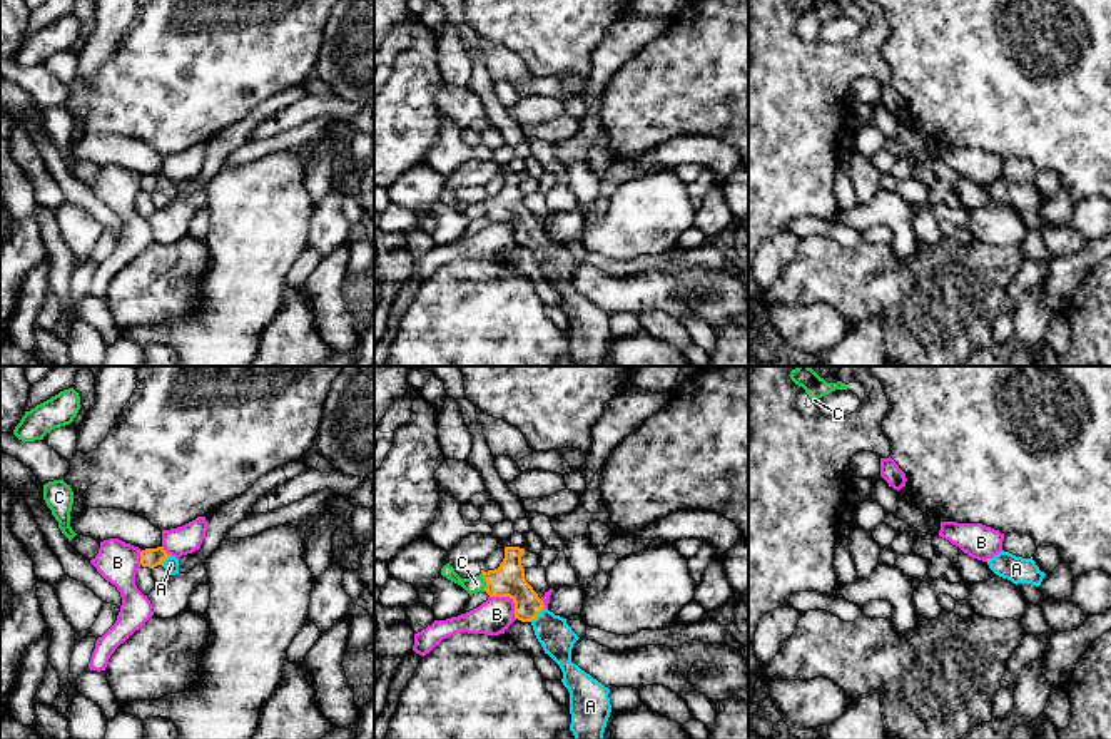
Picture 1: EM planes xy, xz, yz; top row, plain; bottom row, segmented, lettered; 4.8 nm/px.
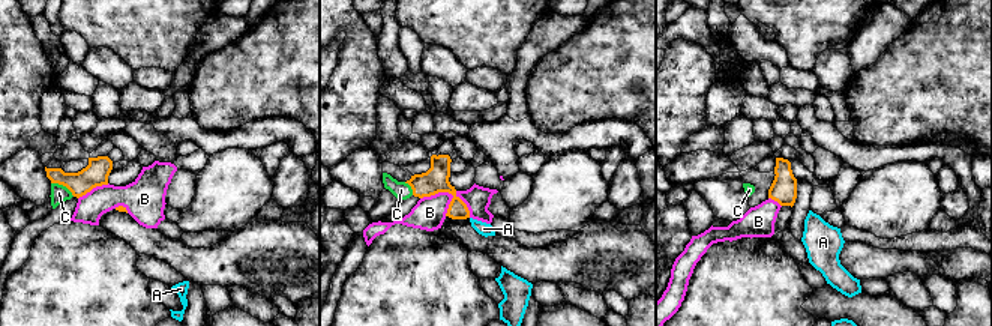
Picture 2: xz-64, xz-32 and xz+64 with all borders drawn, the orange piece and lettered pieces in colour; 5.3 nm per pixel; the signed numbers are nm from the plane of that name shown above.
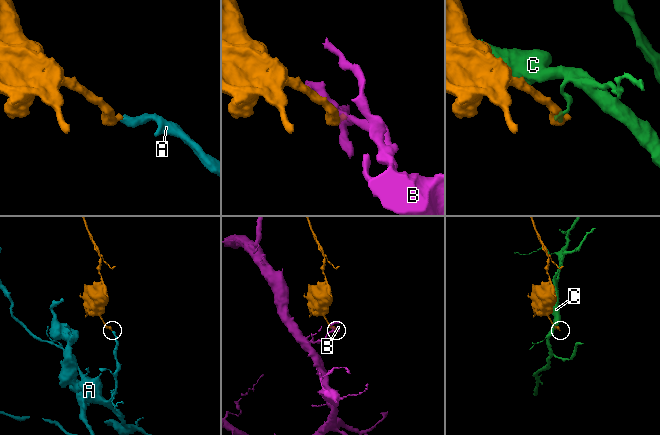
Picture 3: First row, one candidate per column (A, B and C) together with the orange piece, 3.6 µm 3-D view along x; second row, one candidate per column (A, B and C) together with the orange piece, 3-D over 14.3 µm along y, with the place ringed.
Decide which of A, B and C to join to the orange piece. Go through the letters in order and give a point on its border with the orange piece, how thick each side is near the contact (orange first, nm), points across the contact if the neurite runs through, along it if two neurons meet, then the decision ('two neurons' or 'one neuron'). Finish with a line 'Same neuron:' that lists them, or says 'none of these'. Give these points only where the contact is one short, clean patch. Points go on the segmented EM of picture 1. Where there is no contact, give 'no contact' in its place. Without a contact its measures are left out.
A: meets orange in xz at (538, 612); 160 nm thick on the orange side, 160 nm on the other; runs through xz (507, 581), (538, 612), (555, 636); one neuron
B: meets orange in xz at (510, 597); 160 nm thick on the orange side, 170 nm on the other; two neurons
C: meets orange in xz at (485, 581); 160 nm thick on the orange side, 80 nm on the other; two neurons
Same neuron: A

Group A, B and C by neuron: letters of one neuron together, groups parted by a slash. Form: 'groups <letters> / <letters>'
groups A / B / C

